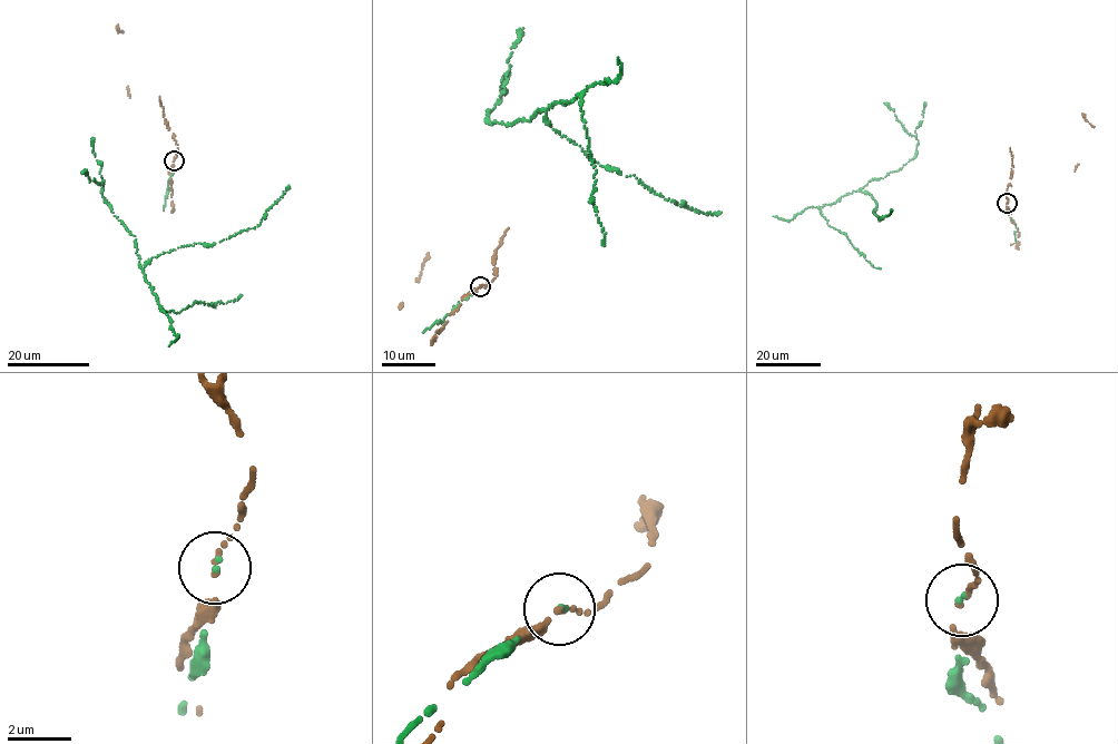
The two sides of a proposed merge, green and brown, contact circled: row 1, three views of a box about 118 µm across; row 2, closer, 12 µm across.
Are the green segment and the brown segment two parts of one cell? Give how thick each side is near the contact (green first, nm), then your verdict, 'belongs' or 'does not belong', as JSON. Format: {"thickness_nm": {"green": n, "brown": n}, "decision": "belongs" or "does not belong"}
{"thickness_nm": {"green": 130, "brown": 130}, "decision": "does not belong"}

